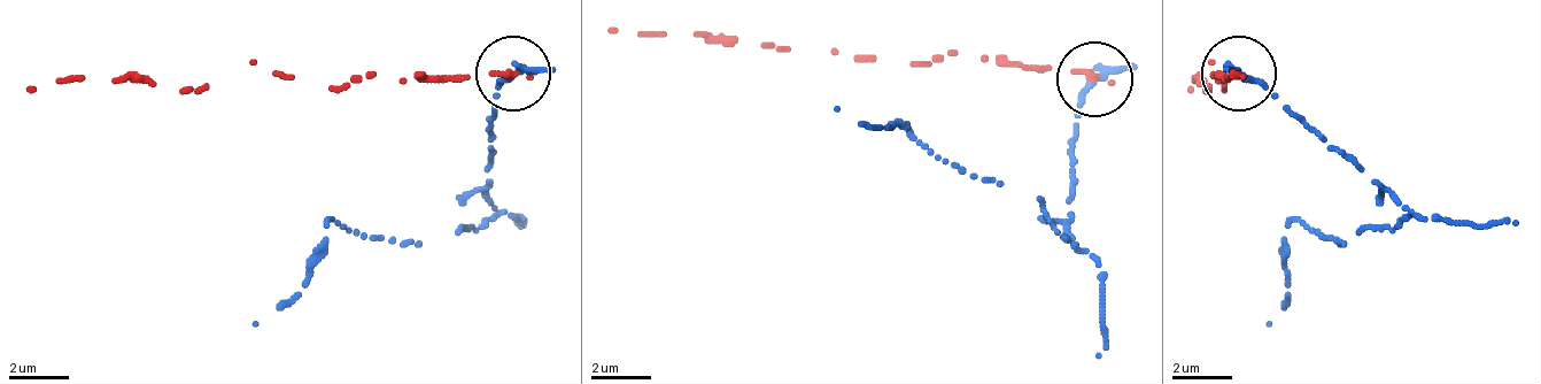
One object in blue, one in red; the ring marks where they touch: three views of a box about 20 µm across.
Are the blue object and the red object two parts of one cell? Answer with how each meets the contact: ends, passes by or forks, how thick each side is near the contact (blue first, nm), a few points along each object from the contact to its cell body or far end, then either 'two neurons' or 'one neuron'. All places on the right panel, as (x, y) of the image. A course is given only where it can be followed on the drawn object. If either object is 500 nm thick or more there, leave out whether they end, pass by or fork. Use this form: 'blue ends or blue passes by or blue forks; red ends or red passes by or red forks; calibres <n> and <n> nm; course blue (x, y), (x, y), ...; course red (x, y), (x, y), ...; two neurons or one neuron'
blue passes by; red ends; calibres 240 and 240 nm; course blue (1237, 68), (1290, 105), (1401, 209), (1341, 239), (1334, 239), (1296, 217), (1282, 239), (1290, 277), (1267, 322); course red (1237, 75), (1215, 75), (1222, 90), (1207, 60), (1207, 90), (1192, 83), (1192, 90); two neurons

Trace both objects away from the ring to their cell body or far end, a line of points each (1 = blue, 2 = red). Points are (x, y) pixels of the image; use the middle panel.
1: (1097, 77), (1074, 129), (1074, 242), (1037, 197), (962, 174), (918, 137), (910, 122), (895, 129), (835, 107)
2: (1097, 77), (932, 54), (910, 62), (835, 47), (782, 47), (707, 32), (611, 32)

